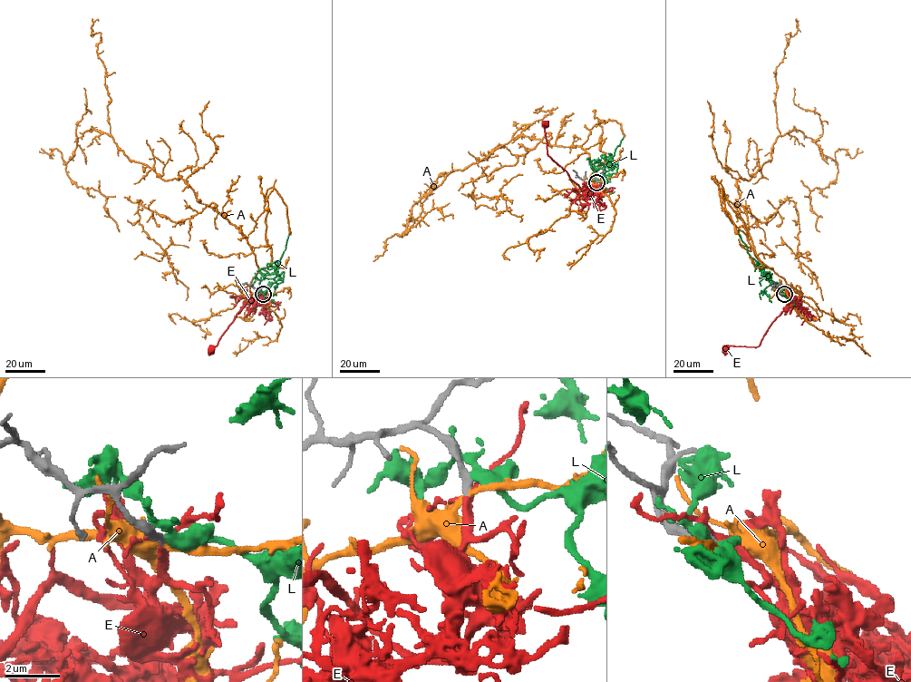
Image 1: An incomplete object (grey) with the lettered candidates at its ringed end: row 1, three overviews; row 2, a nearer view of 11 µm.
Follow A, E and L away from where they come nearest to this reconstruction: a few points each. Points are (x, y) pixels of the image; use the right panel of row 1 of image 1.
A: (784, 294), (800, 298), (749, 242), (737, 180), (795, 130), (837, 163), (837, 178), (809, 196), (819, 231)
E: (784, 294), (792, 299), (796, 298), (792, 297), (758, 345), (726, 345), (724, 349)
L: (782, 293), (767, 272), (762, 275), (748, 253), (737, 229)

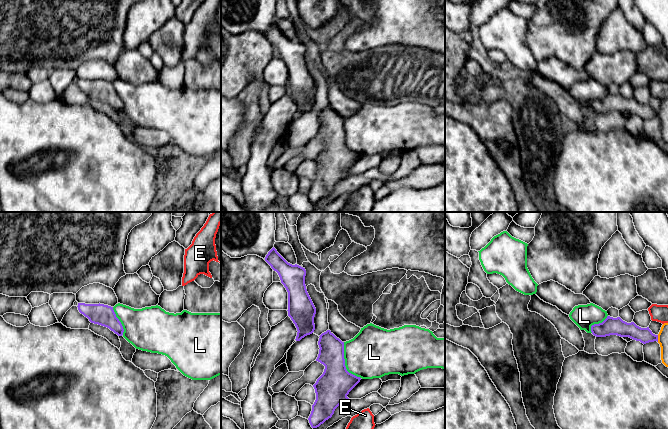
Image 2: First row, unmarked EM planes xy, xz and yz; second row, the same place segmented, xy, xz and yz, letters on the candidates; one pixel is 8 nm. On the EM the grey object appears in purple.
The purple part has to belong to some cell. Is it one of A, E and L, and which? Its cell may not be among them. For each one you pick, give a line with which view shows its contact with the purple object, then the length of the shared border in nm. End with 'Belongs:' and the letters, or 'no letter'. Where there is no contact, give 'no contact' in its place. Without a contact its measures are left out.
E: no contact
Belongs: E

